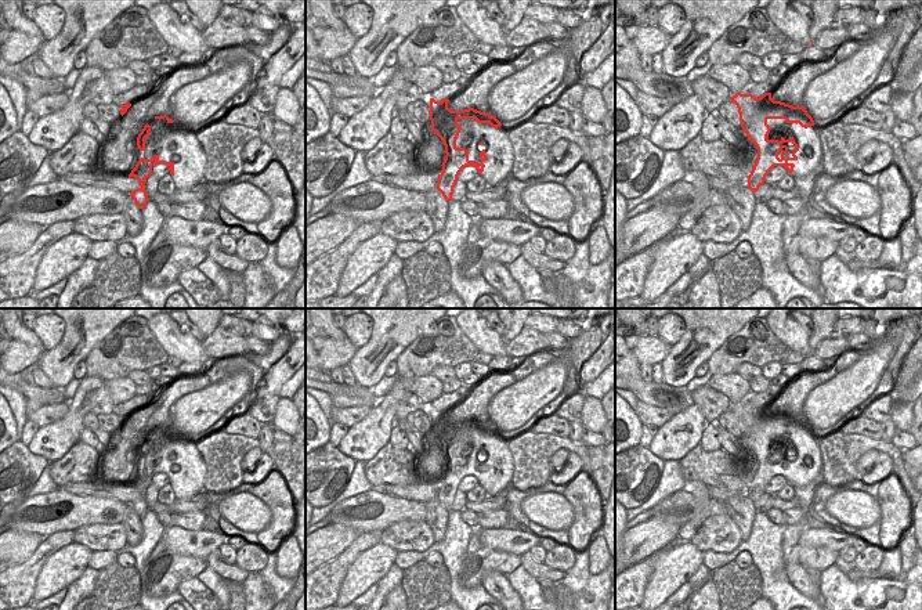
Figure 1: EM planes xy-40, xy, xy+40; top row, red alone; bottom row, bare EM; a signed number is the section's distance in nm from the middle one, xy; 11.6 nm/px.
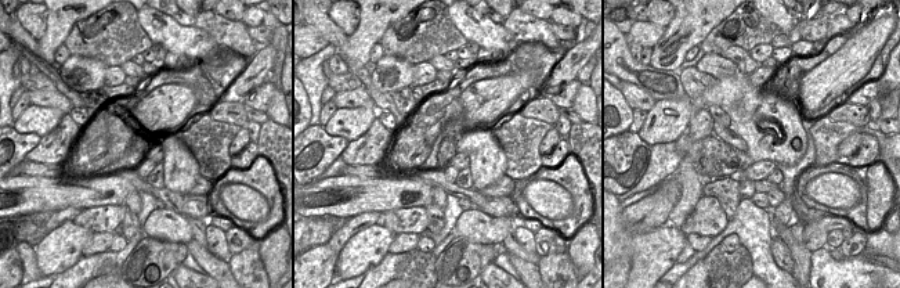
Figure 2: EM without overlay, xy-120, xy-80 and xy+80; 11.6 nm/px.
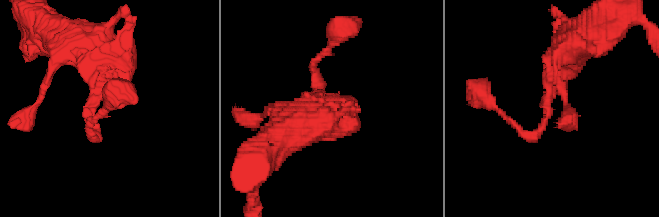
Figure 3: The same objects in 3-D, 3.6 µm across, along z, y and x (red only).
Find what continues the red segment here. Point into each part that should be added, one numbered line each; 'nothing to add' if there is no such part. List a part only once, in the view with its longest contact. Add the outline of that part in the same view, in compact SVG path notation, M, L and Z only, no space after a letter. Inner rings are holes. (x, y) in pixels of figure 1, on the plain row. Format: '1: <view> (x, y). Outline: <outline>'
1: xy (498, 458). Outline: M458 429L458 434L462 440L456 448L456 458L466 458L469 470L485 474L480 486L487 491L487 497L507 490L514 472L513 456L507 447L509 438L503 434L495 438L476 429Z

